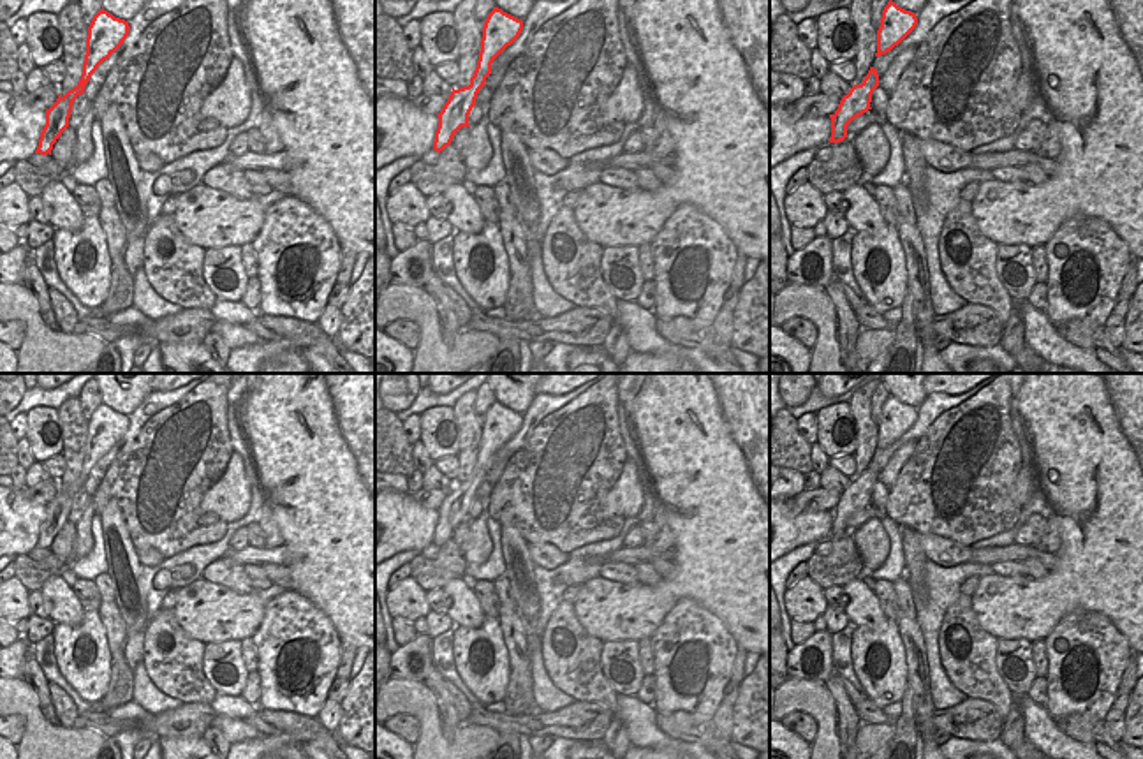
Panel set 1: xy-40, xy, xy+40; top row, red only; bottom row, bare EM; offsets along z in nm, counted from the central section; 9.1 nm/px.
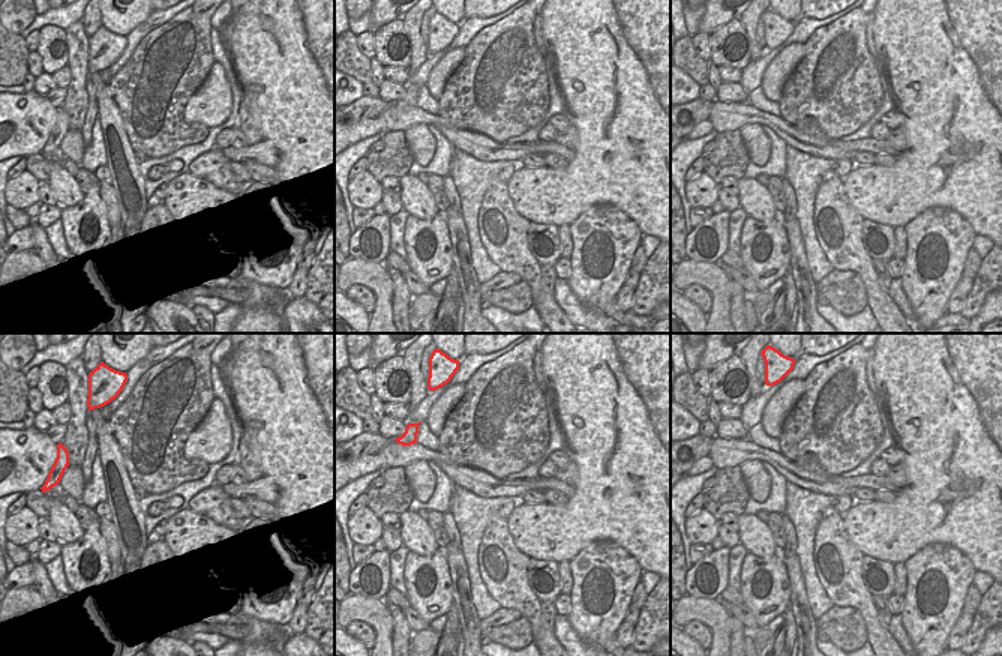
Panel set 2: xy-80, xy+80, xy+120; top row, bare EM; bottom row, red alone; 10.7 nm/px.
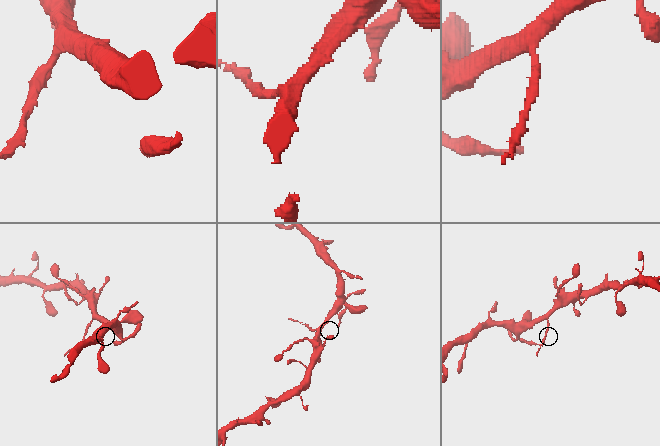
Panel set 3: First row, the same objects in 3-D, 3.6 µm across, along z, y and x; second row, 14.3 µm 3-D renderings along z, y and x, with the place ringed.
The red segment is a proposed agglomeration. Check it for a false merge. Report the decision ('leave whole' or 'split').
split

